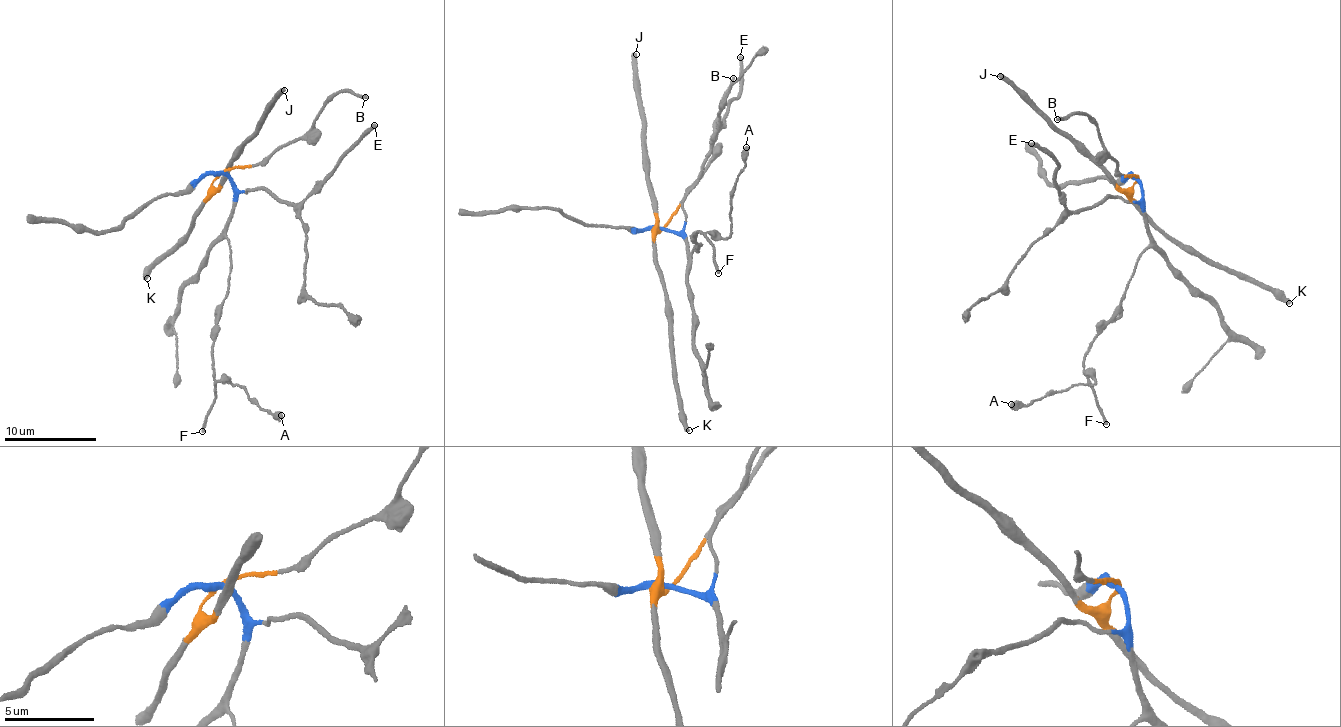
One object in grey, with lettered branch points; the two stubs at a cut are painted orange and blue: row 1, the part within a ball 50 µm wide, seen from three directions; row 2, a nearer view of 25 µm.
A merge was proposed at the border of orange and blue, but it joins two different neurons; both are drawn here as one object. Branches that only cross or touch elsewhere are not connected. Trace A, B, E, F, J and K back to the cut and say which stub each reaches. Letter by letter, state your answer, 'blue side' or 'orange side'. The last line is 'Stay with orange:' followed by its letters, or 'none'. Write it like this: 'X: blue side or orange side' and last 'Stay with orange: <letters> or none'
A: blue side
B: orange side
E: blue side
F: blue side
J: orange side
K: orange side
Stay with orange: B, J, K

